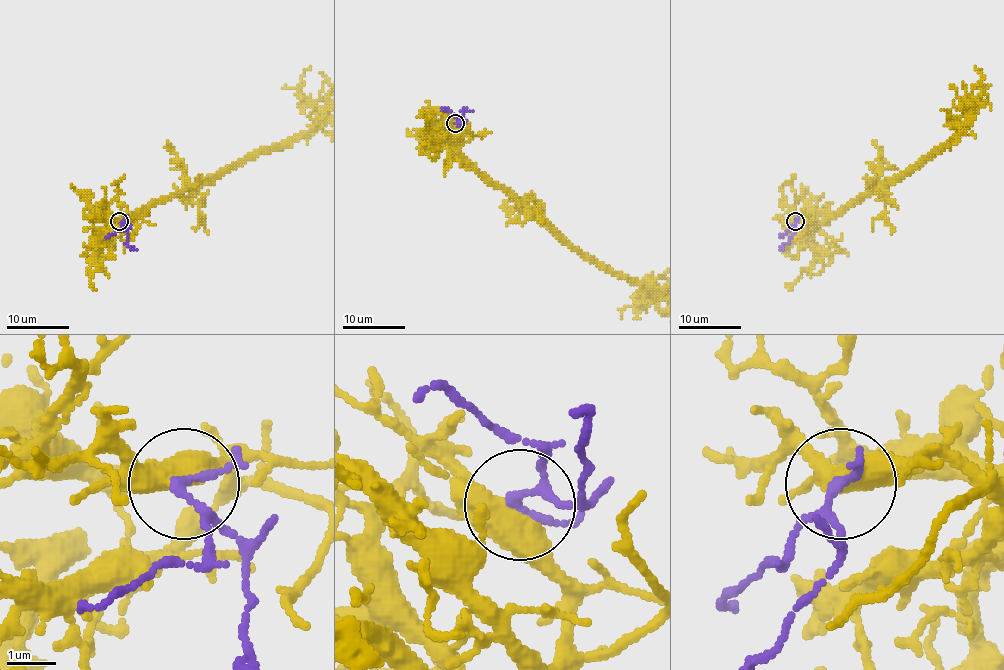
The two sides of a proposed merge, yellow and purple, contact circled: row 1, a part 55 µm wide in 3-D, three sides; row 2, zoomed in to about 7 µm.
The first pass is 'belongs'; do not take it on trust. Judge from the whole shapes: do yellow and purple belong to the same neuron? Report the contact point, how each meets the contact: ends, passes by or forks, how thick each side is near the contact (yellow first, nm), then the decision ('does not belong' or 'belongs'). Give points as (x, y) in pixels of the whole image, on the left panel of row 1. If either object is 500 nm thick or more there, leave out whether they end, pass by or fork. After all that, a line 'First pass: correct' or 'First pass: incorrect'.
place (119, 221); calibres 500 and 140 nm; belongs
First pass: correct

